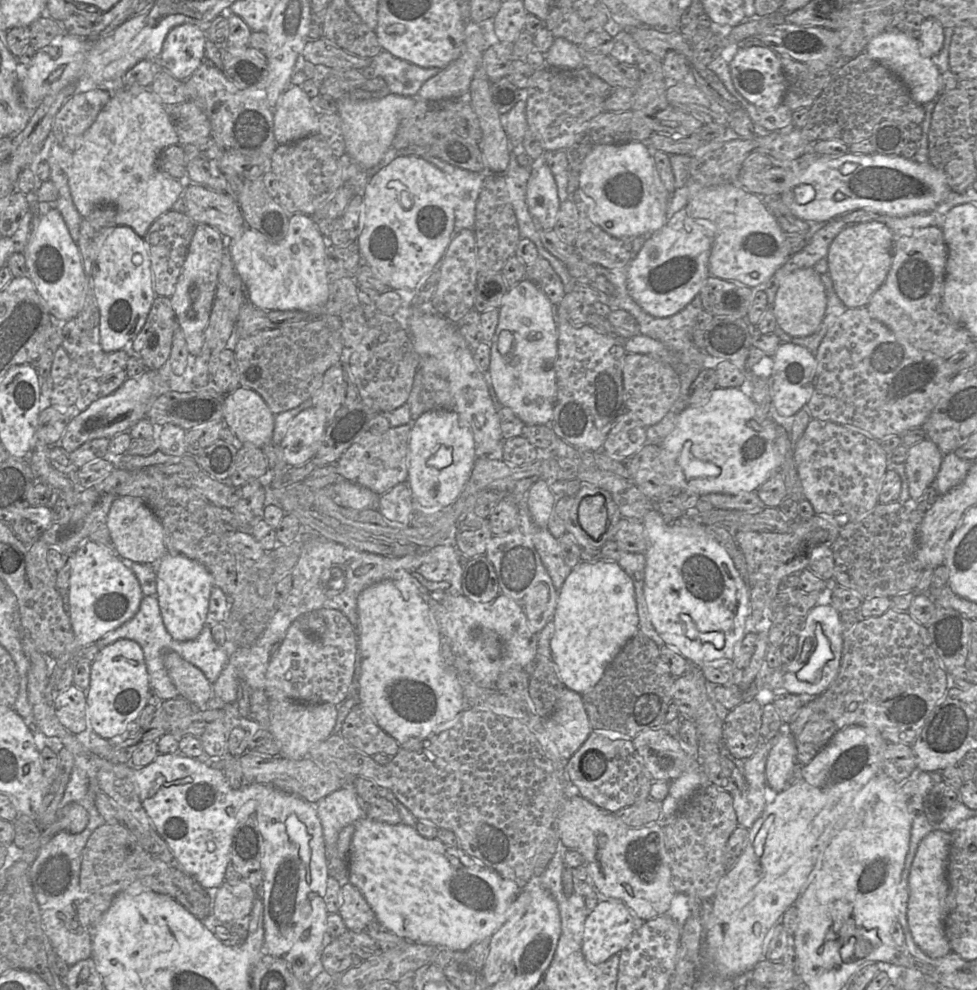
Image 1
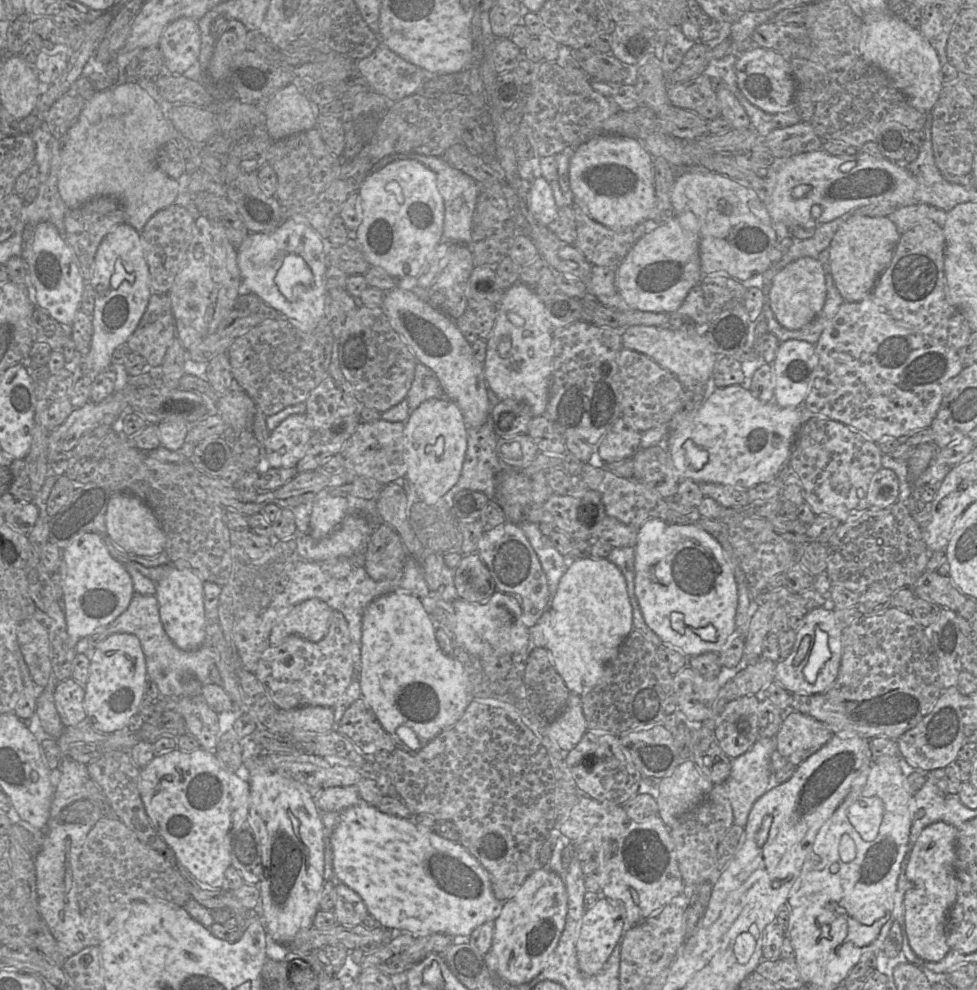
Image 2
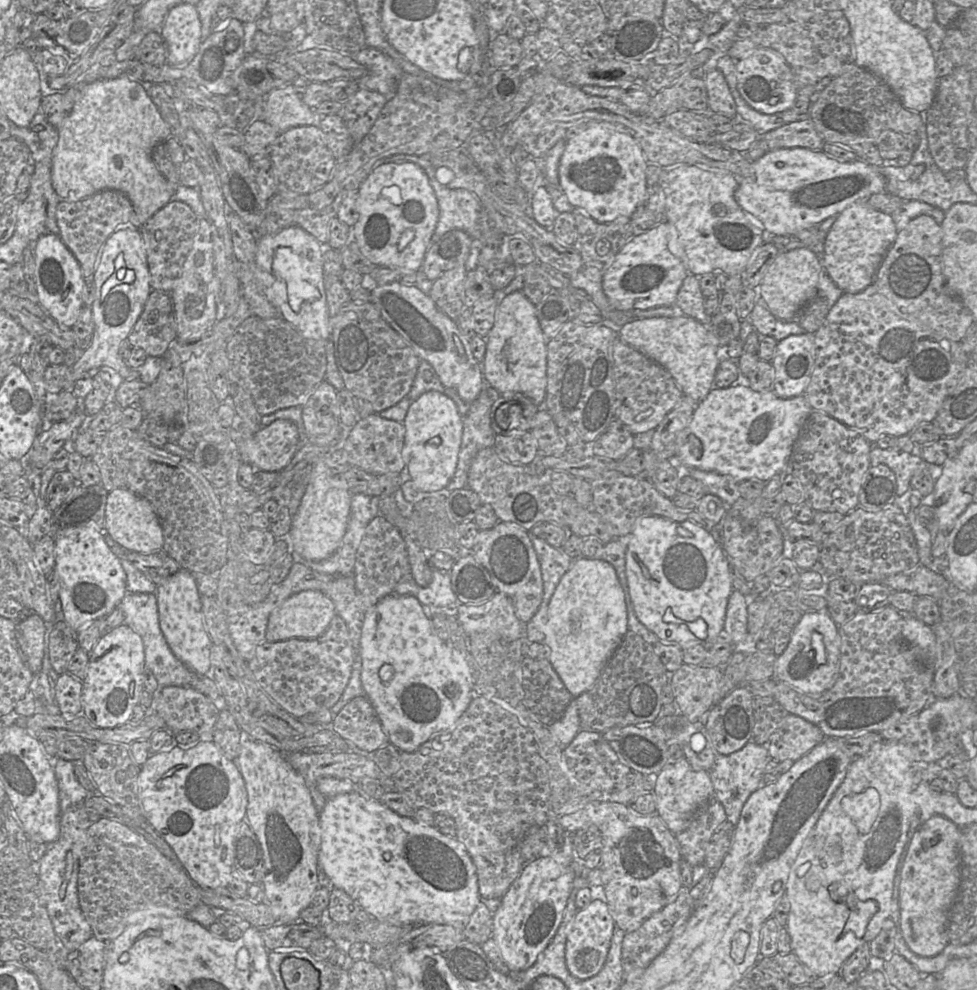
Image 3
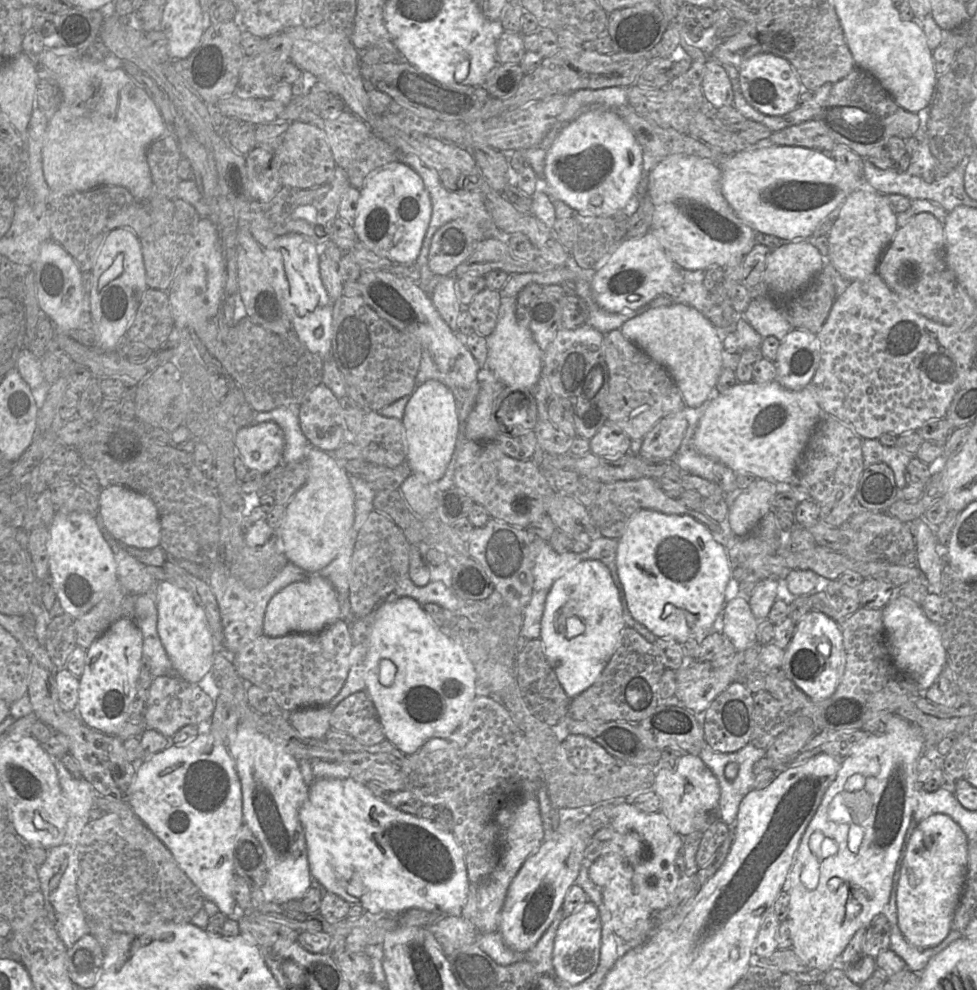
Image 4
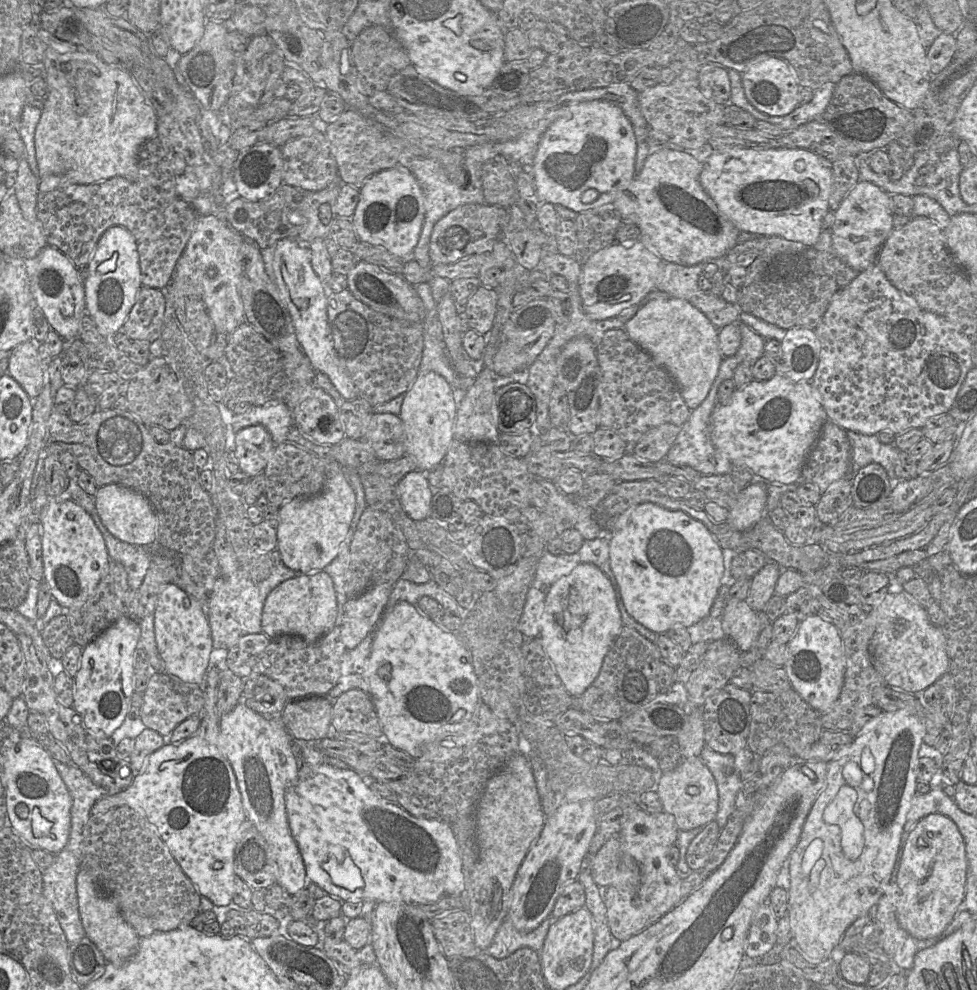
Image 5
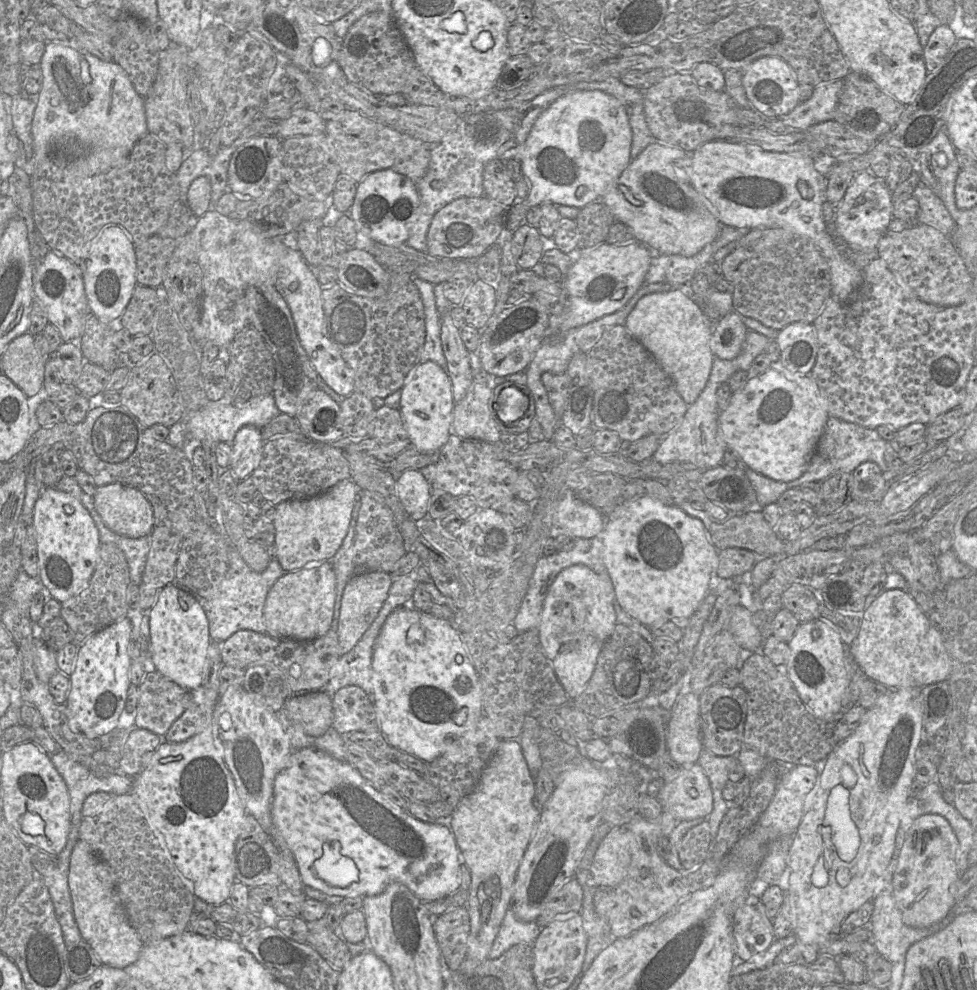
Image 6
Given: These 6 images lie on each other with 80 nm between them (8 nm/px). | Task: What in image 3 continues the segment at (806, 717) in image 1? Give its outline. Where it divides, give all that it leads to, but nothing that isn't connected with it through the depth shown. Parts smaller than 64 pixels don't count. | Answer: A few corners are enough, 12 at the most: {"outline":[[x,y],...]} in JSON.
{"outline":[[788,713],[767,748],[776,762],[798,761],[826,738]]}

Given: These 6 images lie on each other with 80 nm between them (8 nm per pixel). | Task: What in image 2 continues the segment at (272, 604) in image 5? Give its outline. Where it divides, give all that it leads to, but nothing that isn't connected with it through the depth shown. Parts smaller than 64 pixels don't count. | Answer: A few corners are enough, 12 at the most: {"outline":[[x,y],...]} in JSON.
{"outline":[[320,599],[296,606],[273,627],[270,645],[291,635],[327,634],[332,609]]}

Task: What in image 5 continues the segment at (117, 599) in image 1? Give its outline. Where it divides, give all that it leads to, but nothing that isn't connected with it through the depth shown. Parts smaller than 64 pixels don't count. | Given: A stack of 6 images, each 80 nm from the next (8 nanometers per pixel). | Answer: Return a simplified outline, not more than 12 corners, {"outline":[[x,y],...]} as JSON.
{"outline":[[70,498],[40,515],[44,581],[65,609],[105,575],[108,550]]}

